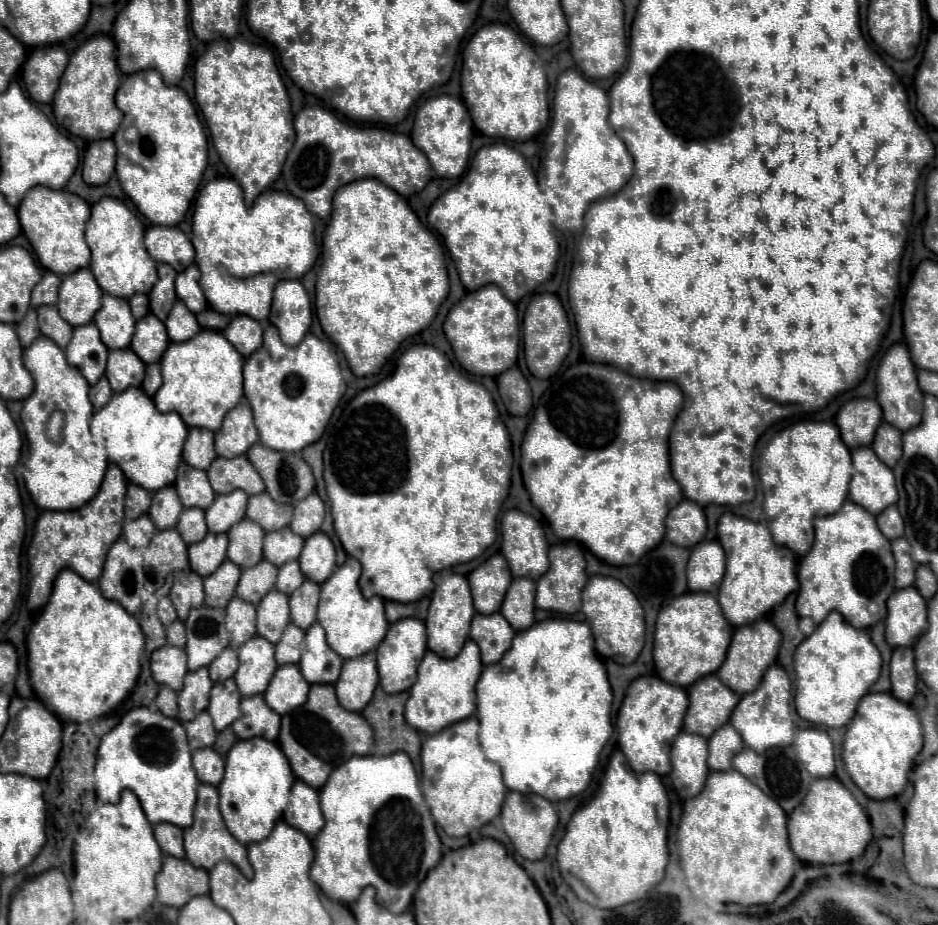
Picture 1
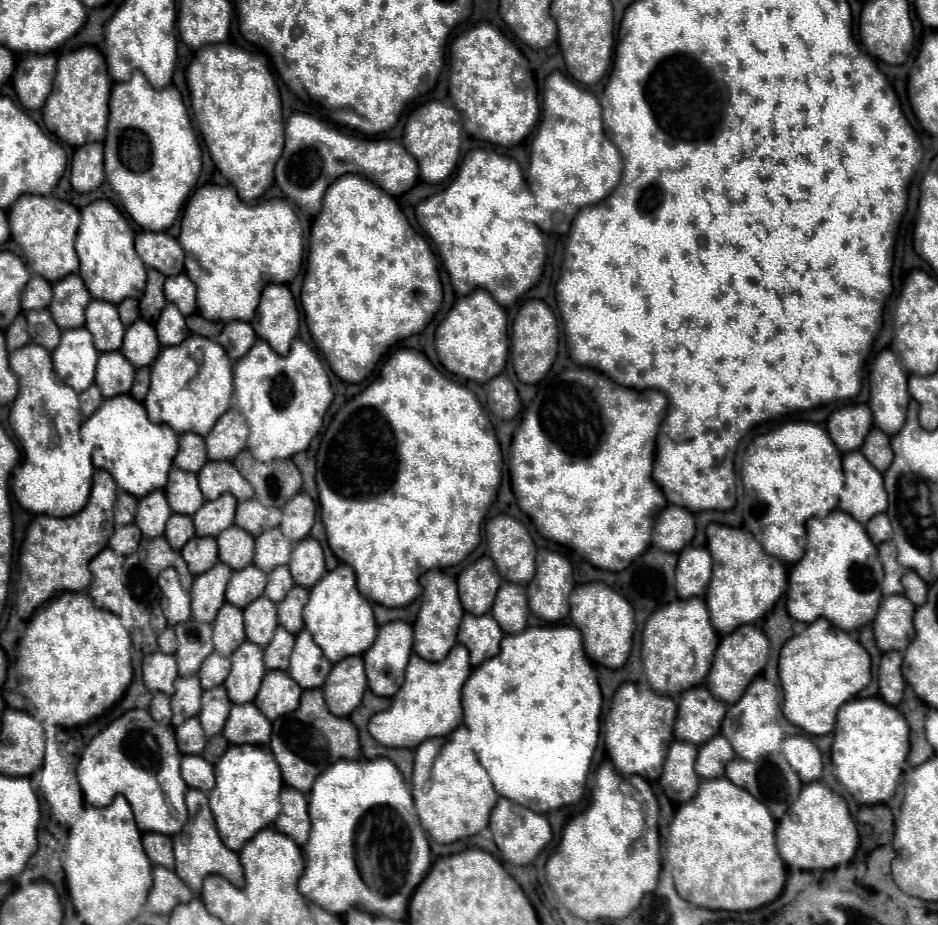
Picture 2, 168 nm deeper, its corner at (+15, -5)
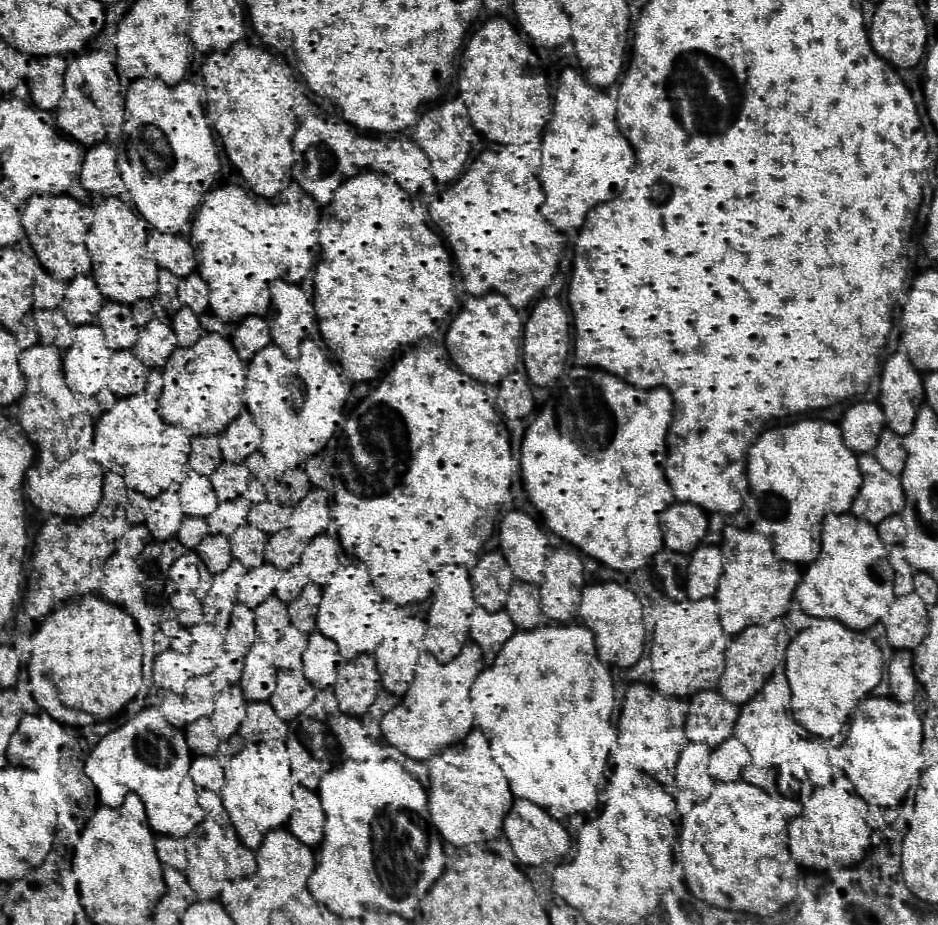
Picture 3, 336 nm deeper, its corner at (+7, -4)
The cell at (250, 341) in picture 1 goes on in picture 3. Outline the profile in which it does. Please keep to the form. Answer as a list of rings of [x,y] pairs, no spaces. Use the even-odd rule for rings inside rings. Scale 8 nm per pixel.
[[[246,316],[238,324],[232,346],[242,360],[250,360],[258,350],[270,342],[270,322],[262,316]]]

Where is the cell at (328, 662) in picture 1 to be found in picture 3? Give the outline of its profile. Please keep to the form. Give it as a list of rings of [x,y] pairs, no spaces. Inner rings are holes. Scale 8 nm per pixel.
[[[312,630],[308,636],[308,648],[302,654],[302,672],[316,690],[332,688],[338,670],[344,666],[344,658],[338,652],[336,642]]]

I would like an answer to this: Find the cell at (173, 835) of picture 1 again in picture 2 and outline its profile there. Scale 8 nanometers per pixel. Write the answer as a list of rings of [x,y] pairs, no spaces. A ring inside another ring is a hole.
[[[144,833],[142,845],[148,855],[148,859],[154,865],[162,865],[168,869],[174,869],[174,853],[172,853],[172,839],[168,835],[160,833]]]

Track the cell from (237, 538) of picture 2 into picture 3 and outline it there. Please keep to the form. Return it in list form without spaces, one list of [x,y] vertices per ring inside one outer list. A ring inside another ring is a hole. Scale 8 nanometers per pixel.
[[[246,524],[246,526],[240,526],[230,536],[230,550],[246,568],[256,568],[264,560],[266,542],[268,542],[266,532]]]

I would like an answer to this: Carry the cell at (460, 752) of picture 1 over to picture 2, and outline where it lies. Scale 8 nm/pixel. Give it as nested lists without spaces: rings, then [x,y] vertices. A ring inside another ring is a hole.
[[[464,725],[456,727],[446,737],[426,739],[414,749],[412,799],[422,829],[440,844],[472,837],[488,825],[498,795],[492,787],[490,775],[482,769],[468,743],[468,729]]]

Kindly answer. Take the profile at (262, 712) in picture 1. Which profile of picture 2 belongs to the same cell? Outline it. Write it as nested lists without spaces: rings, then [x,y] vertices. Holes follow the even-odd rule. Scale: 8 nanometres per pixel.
[[[254,703],[244,705],[232,705],[230,717],[224,725],[224,737],[232,745],[240,743],[252,743],[252,745],[266,745],[270,739],[270,721],[260,713],[260,709]]]

